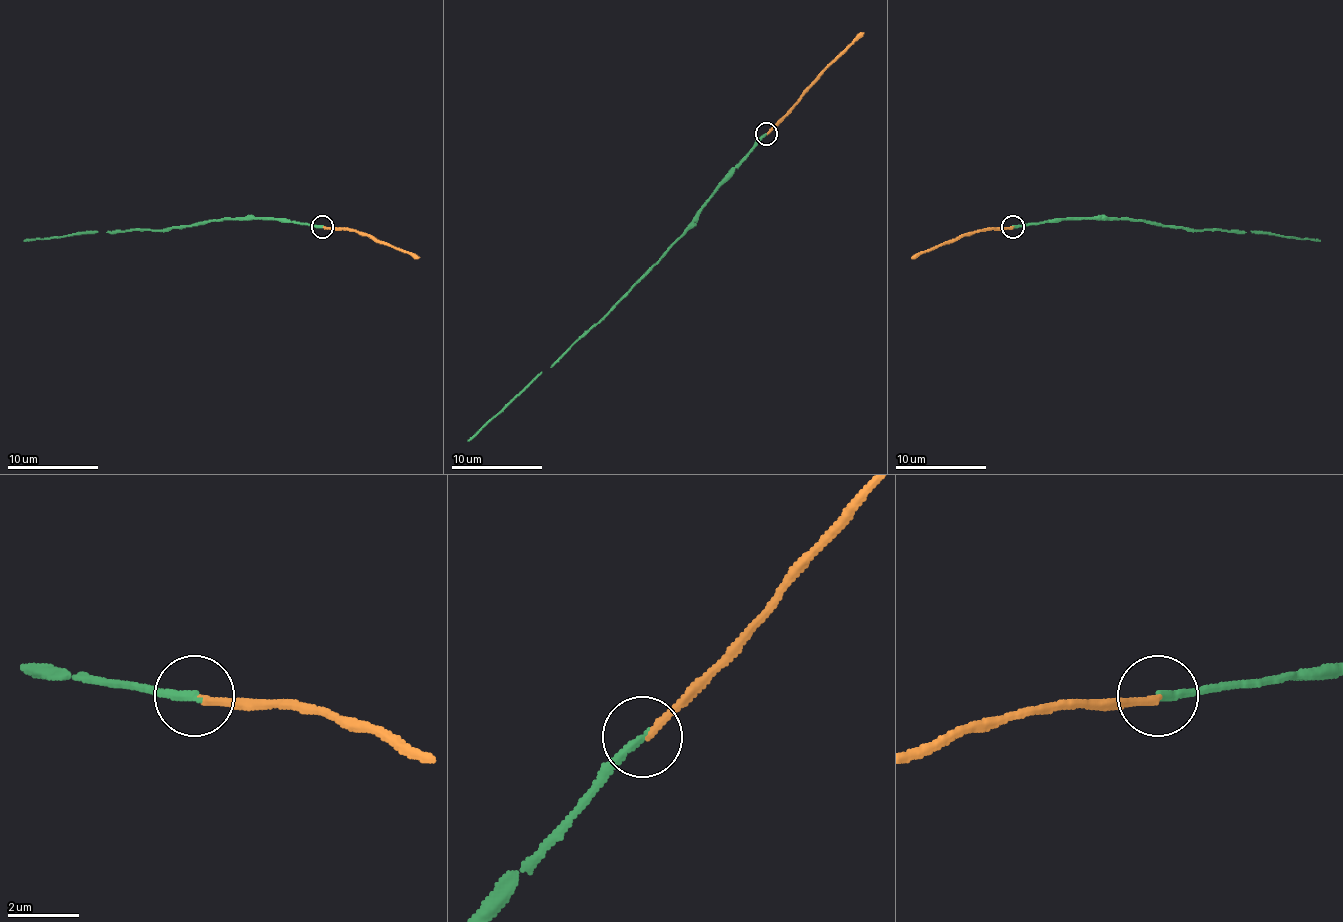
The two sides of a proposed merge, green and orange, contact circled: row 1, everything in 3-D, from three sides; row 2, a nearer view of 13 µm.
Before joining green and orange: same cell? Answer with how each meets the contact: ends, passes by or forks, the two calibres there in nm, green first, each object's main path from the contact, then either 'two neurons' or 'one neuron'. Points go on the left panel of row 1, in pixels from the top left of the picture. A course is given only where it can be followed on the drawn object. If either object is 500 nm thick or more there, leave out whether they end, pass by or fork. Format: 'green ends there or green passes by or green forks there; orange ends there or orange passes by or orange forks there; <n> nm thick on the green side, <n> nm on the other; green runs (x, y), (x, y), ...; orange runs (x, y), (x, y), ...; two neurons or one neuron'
green ends there; orange ends there; 220 nm thick on the green side, 200 nm on the other; green runs (321, 226), (274, 219), (210, 219), (160, 230), (72, 233), (24, 242); orange runs (324, 226), (364, 233), (419, 257); two neurons

